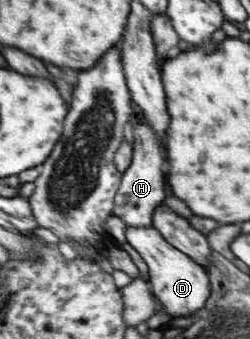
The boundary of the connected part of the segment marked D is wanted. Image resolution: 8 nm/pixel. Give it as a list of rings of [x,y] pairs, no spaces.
[[[125,227],[125,240],[143,259],[147,266],[150,292],[171,317],[189,317],[200,310],[205,300],[211,297],[211,284],[207,267],[203,267],[188,255],[173,247],[155,228]]]

